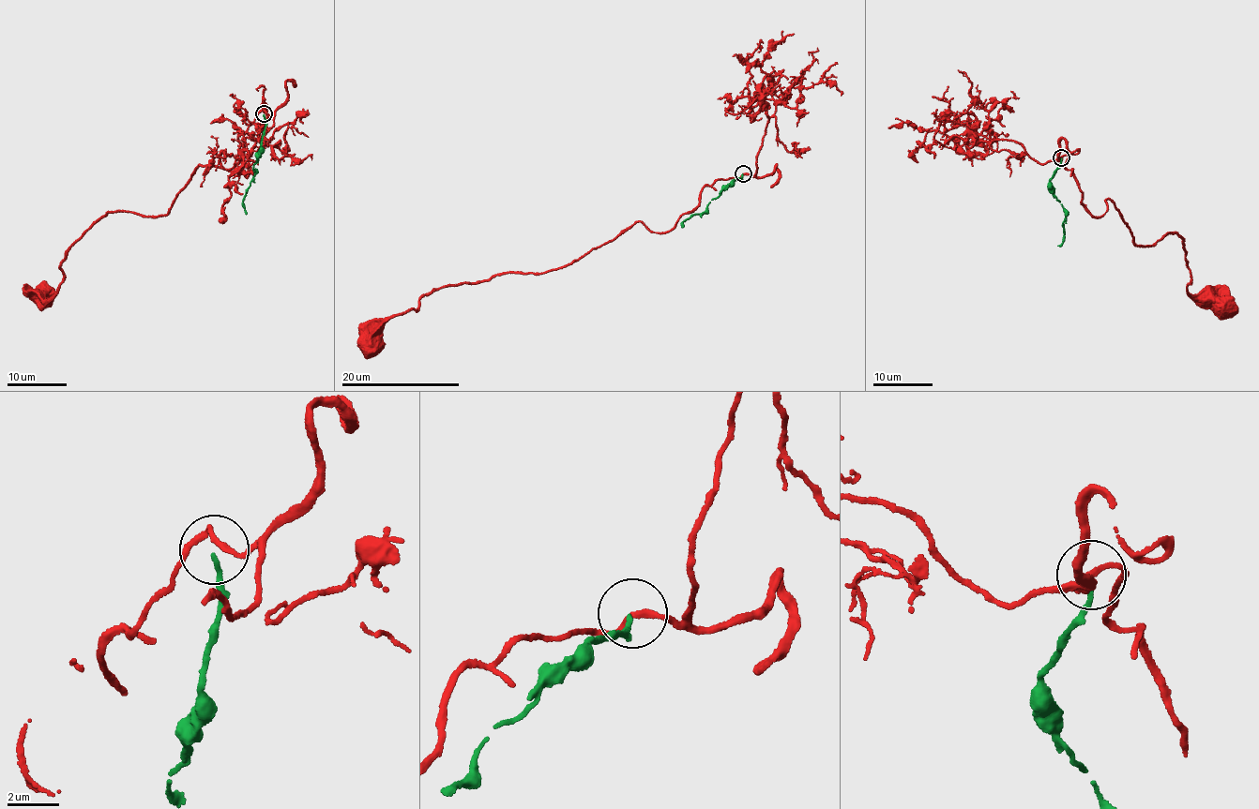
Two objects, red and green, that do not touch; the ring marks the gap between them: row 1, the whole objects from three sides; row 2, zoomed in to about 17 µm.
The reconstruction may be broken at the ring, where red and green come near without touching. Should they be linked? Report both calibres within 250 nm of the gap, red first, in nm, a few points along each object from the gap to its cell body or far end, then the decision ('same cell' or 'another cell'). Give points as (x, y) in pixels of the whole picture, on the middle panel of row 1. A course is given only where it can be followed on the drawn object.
calibres 200 and 160 nm; course red (743, 173), (705, 186), (660, 233), (641, 222), (540, 274), (441, 288), (392, 316), (371, 345); course green (743, 174), (711, 199), (701, 215), (696, 214), (680, 225), (683, 225); another cell

